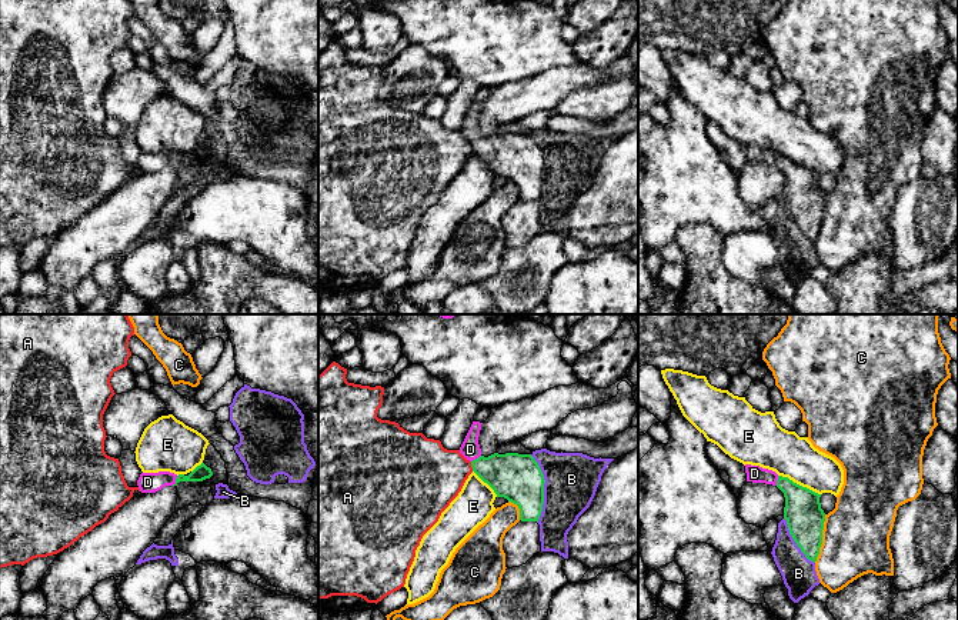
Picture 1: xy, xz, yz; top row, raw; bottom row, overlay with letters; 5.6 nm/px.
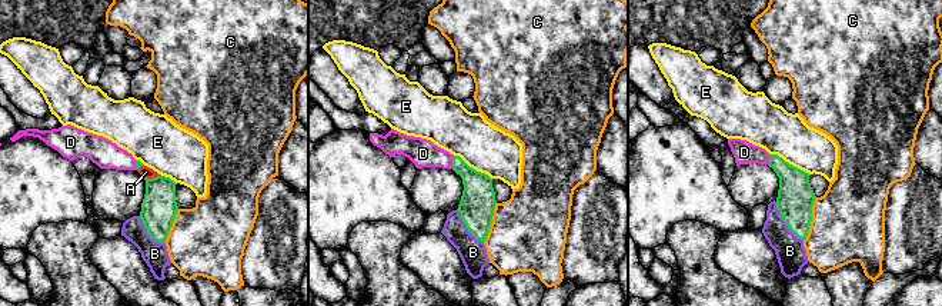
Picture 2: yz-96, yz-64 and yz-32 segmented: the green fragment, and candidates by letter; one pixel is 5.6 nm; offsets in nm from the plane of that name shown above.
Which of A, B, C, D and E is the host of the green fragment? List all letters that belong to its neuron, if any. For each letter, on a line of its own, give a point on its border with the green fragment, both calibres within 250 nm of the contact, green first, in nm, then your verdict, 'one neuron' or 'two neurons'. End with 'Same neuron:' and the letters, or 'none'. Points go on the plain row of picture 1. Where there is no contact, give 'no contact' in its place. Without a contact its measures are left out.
A: xz (471, 146) | 260/380 nm | two neurons
B: xz (543, 169) | 280/300 nm | two neurons
C: yz (821, 219) | 220/380 nm | two neurons
D: xy (176, 160) | 90/110 nm | one neuron
E: yz (798, 164) | 220/240 nm | two neurons
Same neuron: D

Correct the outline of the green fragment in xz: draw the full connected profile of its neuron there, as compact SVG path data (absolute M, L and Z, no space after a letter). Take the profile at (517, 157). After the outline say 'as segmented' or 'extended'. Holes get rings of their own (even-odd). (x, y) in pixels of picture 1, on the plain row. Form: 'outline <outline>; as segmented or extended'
outline M473 101L460 133L471 141L473 151L487 163L497 177L504 177L520 189L521 201L538 201L544 184L544 154L531 134L481 134L480 101Z; extended

